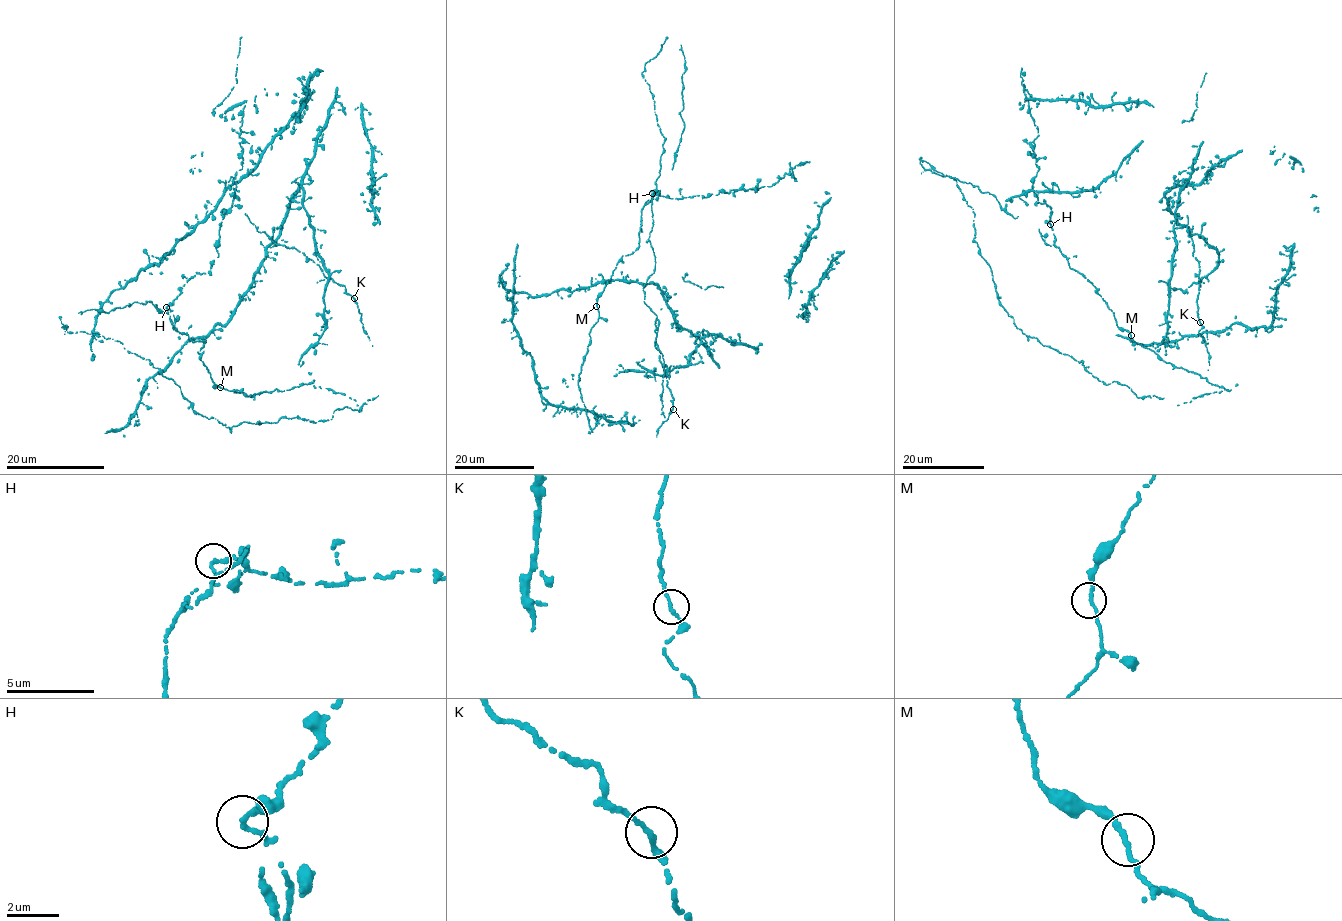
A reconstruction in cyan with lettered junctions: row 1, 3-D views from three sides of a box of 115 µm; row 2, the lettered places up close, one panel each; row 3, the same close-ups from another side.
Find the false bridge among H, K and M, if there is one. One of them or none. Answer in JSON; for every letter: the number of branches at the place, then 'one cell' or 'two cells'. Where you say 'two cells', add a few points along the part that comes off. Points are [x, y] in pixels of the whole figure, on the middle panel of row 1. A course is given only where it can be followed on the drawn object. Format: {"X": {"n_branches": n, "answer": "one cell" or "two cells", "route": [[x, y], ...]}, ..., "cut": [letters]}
{"H": {"n_branches": 2, "answer": "two cells", "route": [[652, 193], [675, 199], [704, 197], [722, 190], [758, 189], [771, 186], [790, 168], [810, 162]]}, "K": {"n_branches": 2, "answer": "one cell"}, "M": {"n_branches": 2, "answer": "one cell"}, "cut": ["H"]}

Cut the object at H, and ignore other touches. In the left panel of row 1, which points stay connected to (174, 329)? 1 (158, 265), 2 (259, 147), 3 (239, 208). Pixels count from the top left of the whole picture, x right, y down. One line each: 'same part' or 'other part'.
1: same part
2: same part
3: other part

